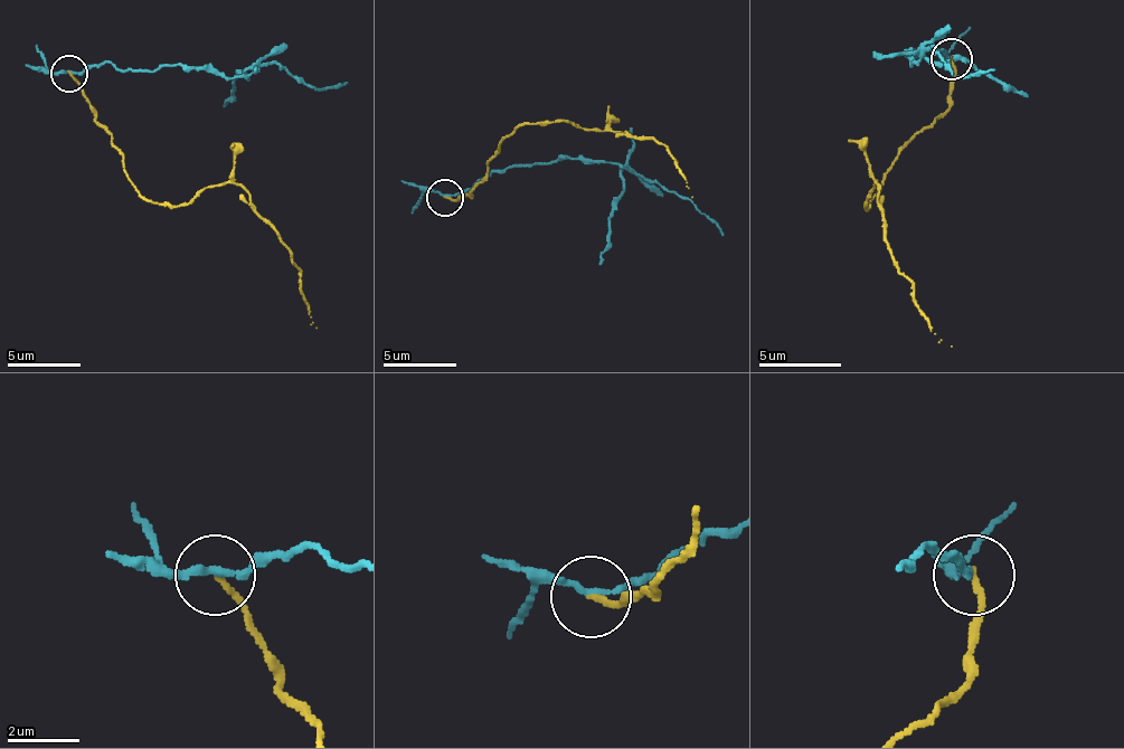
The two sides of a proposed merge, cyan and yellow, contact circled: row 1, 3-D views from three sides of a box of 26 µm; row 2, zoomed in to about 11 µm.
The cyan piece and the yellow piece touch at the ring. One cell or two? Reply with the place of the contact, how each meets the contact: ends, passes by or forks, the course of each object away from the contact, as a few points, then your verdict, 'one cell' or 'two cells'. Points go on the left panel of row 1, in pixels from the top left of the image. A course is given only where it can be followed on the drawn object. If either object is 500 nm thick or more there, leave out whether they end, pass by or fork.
at (69, 74); cyan passes by; yellow ends there; cyan runs (66, 73), (106, 62), (238, 76), (279, 65), (315, 87), (348, 84); yellow runs (71, 73), (143, 197), (191, 205), (209, 186), (235, 182), (301, 274), (301, 288), (315, 329); two cells

